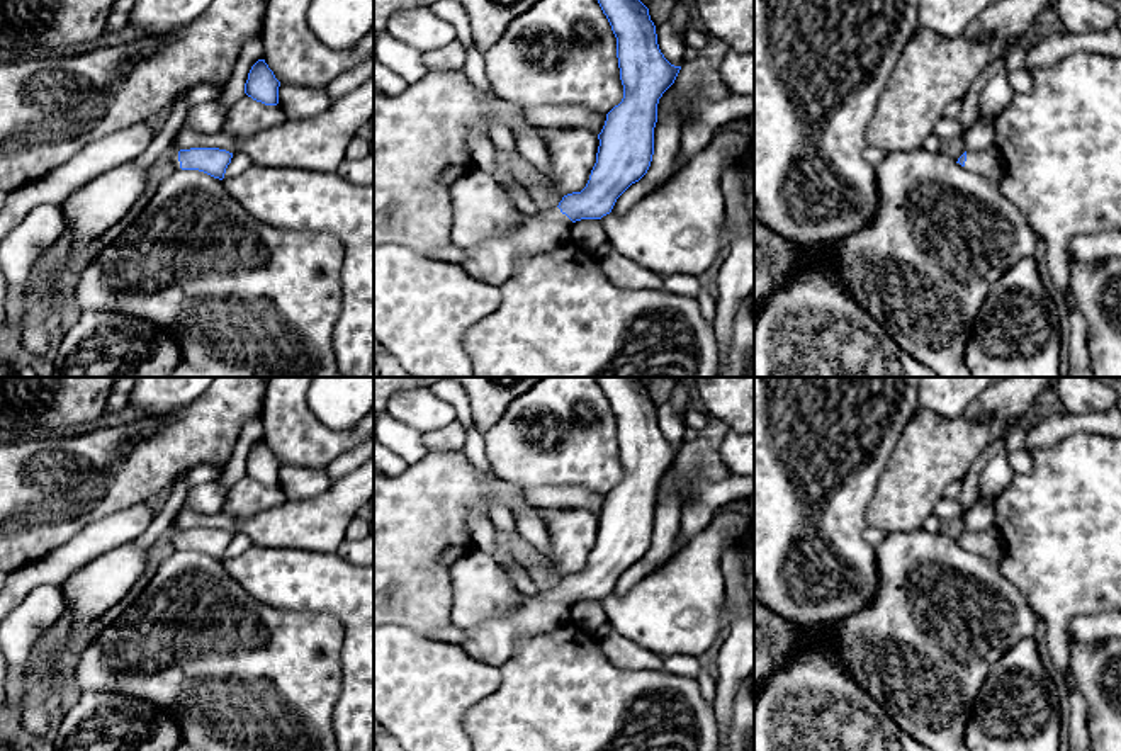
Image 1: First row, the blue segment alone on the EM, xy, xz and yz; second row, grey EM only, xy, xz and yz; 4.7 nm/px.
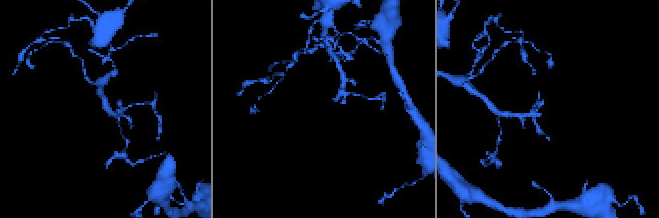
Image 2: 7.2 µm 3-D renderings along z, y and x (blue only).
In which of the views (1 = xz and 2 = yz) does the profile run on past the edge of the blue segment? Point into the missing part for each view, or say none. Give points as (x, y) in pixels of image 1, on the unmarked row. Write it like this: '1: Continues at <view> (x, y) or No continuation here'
1: Continues at xz (495, 641)
2: Continues at yz (989, 544)

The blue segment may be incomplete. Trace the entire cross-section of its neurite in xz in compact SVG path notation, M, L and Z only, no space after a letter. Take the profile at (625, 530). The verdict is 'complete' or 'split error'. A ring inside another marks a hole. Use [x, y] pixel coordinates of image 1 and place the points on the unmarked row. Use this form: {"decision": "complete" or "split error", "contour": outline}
{"decision": "split error", "contour": "M596 377L596 381L617 418L623 479L606 494L605 506L598 515L600 527L589 561L581 573L564 576L557 588L523 596L516 612L464 629L465 639L459 642L459 647L477 663L503 668L513 658L520 639L569 625L571 608L576 601L601 600L610 595L617 579L651 547L657 484L674 464L681 447L671 445L661 433L649 389L637 377Z"}

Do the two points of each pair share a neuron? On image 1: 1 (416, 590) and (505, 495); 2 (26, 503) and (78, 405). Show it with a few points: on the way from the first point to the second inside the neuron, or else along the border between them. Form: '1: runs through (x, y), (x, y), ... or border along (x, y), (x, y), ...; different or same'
1: runs through (416, 559), (416, 554), (474, 496); same
2: border along (58, 430), (21, 437); different

